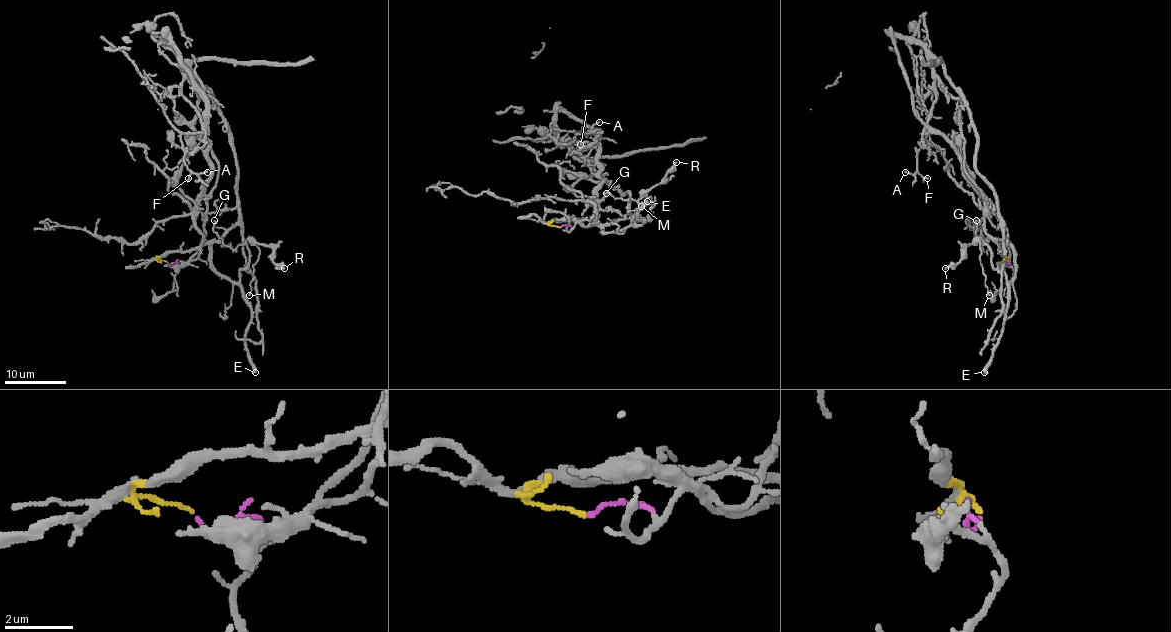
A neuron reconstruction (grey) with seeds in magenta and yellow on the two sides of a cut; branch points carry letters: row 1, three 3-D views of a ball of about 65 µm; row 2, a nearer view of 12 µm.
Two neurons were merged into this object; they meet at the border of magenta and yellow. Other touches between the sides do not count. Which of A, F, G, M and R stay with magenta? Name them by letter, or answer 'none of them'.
A, F, G, M, R

